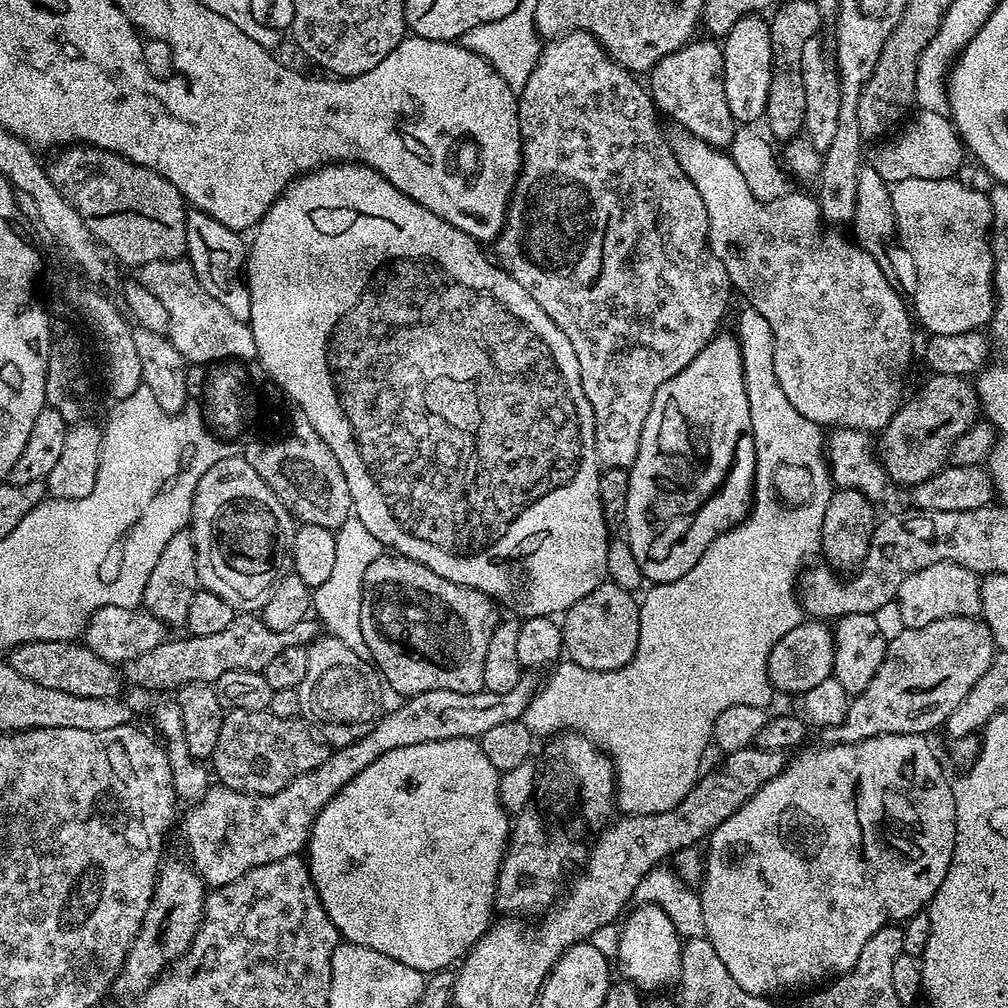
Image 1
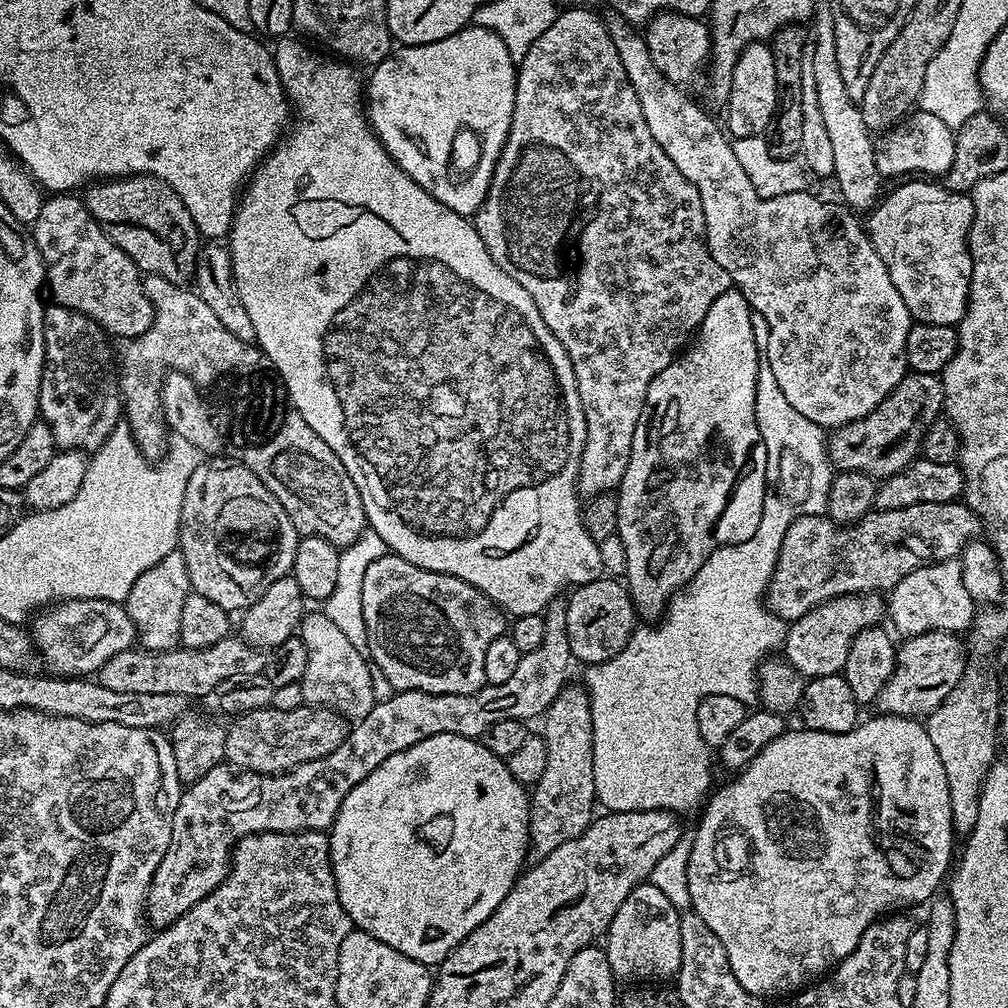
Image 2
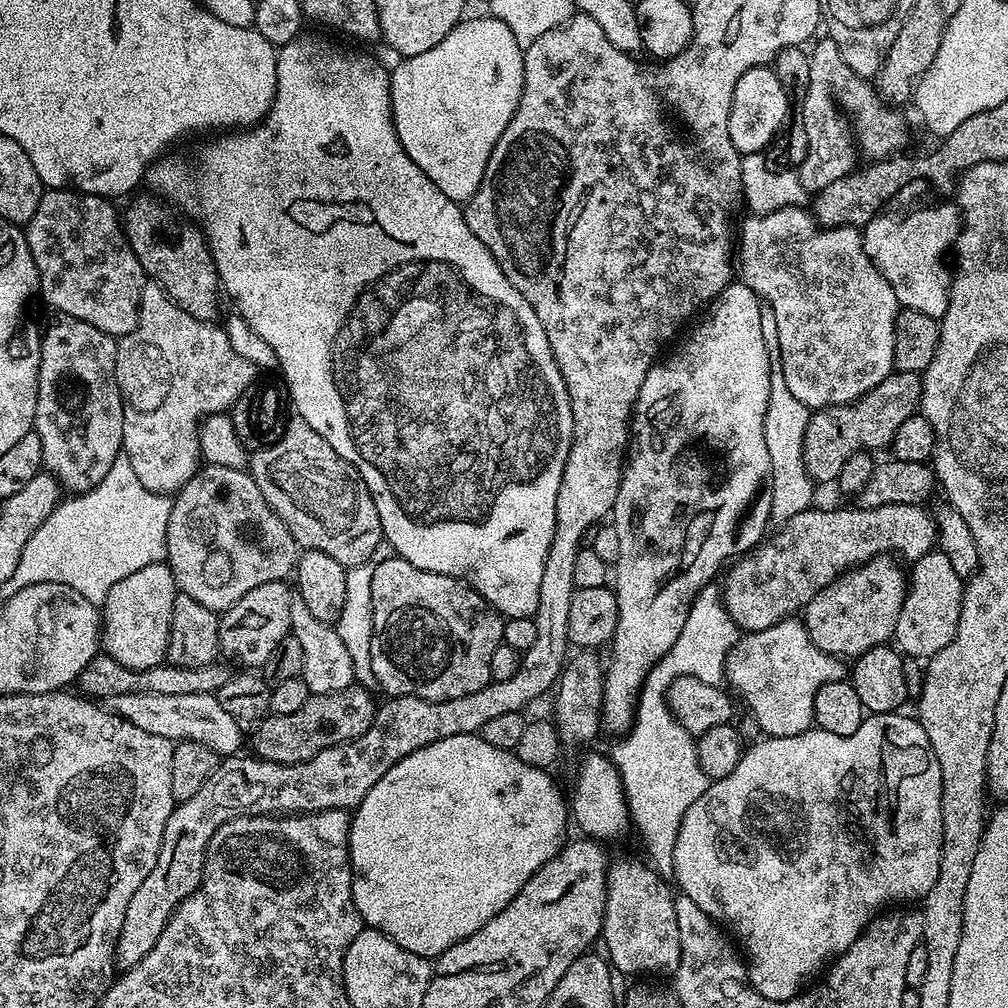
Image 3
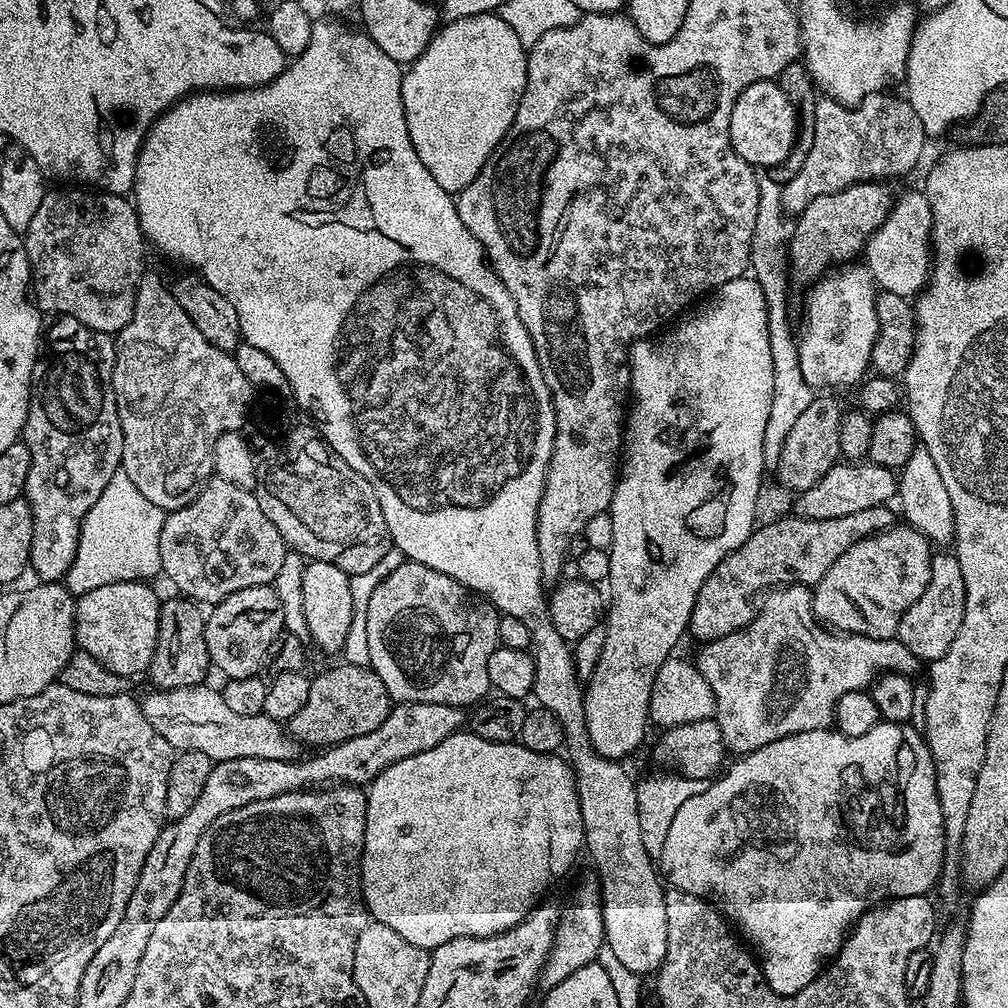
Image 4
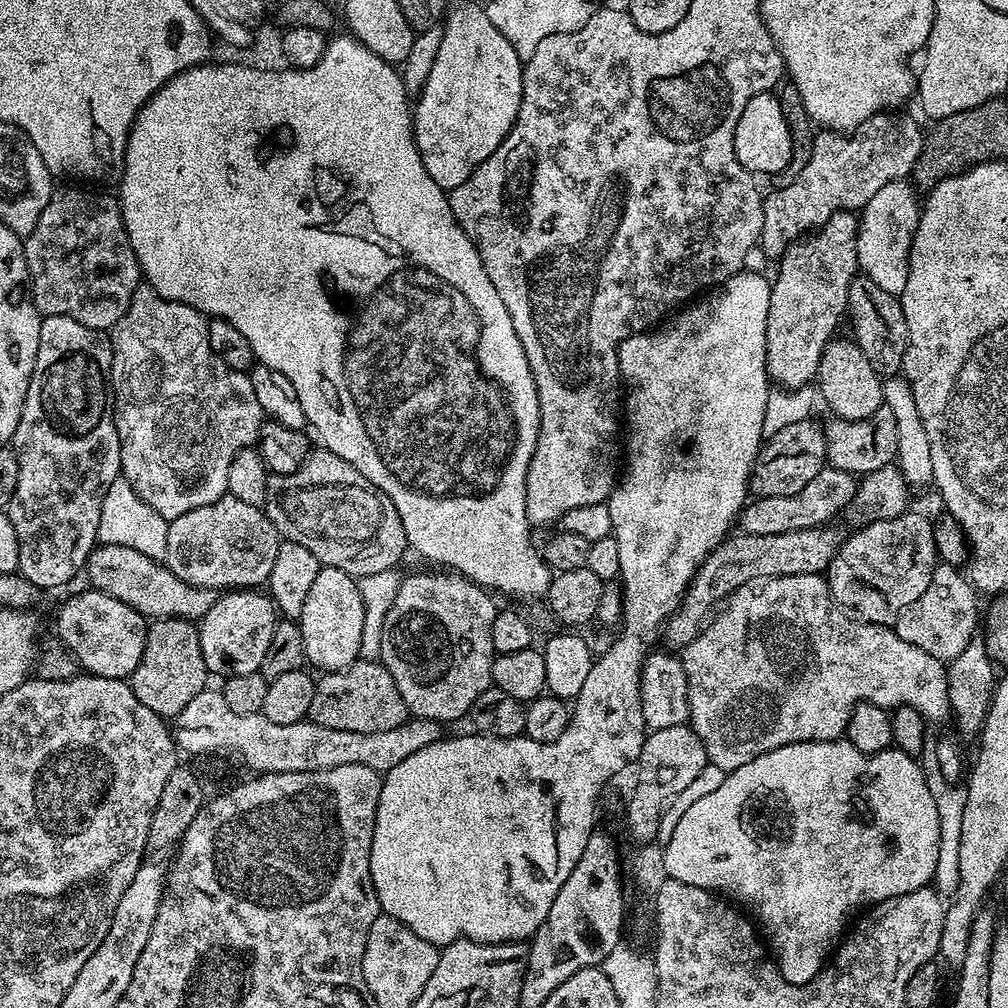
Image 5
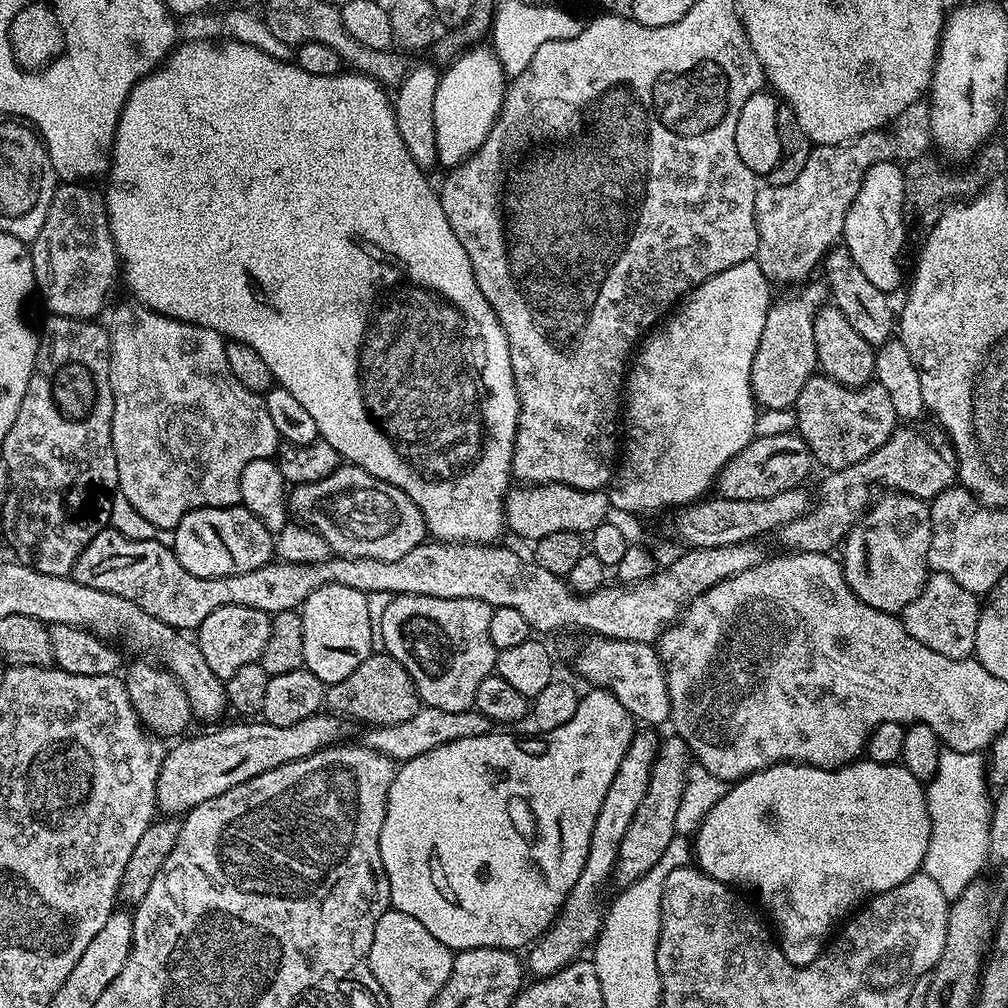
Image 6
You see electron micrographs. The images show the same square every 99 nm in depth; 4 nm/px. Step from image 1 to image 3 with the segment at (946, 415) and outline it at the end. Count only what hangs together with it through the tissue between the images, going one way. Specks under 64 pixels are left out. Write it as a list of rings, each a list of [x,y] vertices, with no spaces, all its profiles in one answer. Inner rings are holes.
[[[894,370],[885,380],[878,382],[878,386],[874,386],[874,390],[858,397],[853,404],[839,404],[829,408],[815,409],[809,415],[804,439],[804,465],[813,481],[817,485],[831,485],[838,478],[842,466],[846,466],[846,458],[865,450],[887,449],[892,443],[894,434],[898,434],[898,426],[902,426],[902,422],[906,422],[906,418],[917,415],[920,407],[920,382],[921,377],[915,372]]]

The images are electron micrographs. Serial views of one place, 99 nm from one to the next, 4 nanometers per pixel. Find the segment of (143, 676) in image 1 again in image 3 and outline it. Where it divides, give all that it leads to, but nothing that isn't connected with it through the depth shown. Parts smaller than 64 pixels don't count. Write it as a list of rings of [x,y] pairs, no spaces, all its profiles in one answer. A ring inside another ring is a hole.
[[[97,654],[82,670],[78,688],[83,695],[97,701],[107,702],[110,698],[118,698],[118,694],[214,694],[230,675],[229,665],[224,662],[207,664],[201,668],[179,668],[170,663],[162,663],[150,670],[134,670],[130,666],[122,666],[122,662],[114,662],[106,654]]]

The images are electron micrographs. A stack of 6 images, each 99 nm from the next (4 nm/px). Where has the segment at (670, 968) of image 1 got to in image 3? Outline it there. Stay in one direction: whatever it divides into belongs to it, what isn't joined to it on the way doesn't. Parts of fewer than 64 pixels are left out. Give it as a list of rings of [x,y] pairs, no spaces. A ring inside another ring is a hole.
[[[626,860],[609,867],[601,937],[608,950],[609,963],[615,971],[625,976],[675,973],[681,960],[681,943],[678,940],[678,922],[674,918],[675,895],[667,884],[647,863]]]

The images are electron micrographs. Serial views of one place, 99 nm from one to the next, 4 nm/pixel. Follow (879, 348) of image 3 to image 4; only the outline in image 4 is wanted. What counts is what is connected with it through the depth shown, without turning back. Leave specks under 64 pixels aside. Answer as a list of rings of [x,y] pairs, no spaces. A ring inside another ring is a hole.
[[[848,262],[837,276],[829,275],[823,282],[817,283],[804,308],[804,329],[799,329],[798,343],[798,366],[802,368],[802,378],[814,390],[836,390],[832,388],[844,388],[847,384],[859,385],[865,379],[872,362],[872,351],[876,345],[878,330],[878,310],[876,298],[878,289],[876,281],[868,273],[867,267],[859,263]]]

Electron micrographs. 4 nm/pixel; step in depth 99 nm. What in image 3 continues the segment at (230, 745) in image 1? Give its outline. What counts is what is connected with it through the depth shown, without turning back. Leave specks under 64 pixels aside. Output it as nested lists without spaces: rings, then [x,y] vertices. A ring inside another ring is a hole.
[[[353,686],[346,690],[338,690],[334,694],[322,694],[321,696],[309,695],[306,706],[294,710],[294,714],[267,715],[255,725],[256,728],[250,732],[251,751],[259,759],[278,762],[279,764],[301,764],[326,750],[335,744],[344,744],[348,740],[358,738],[370,730],[370,726],[376,717],[377,701],[372,701],[373,693],[367,688]]]

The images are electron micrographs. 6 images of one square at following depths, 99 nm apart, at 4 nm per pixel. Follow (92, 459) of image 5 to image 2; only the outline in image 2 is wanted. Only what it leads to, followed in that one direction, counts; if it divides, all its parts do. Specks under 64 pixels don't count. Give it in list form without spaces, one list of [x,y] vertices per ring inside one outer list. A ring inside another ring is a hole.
[[[55,302],[44,310],[44,373],[40,383],[39,415],[50,426],[57,449],[75,449],[83,454],[96,452],[110,438],[116,425],[122,420],[122,397],[117,377],[114,375],[114,360],[108,349],[109,337],[90,318],[81,312],[64,308]]]

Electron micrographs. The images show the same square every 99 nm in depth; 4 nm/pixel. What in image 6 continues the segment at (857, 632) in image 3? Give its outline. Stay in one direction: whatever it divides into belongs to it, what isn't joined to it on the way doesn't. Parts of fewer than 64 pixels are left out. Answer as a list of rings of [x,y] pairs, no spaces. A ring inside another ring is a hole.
[[[903,492],[881,495],[842,541],[842,567],[850,590],[866,606],[874,606],[874,610],[903,613],[904,608],[910,606],[910,602],[914,602],[918,594],[922,594],[924,584],[930,575],[928,555],[931,541],[932,519],[930,507],[925,501],[906,496]]]

